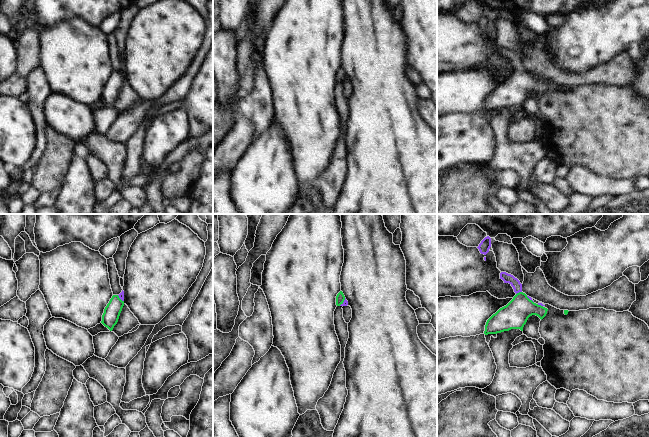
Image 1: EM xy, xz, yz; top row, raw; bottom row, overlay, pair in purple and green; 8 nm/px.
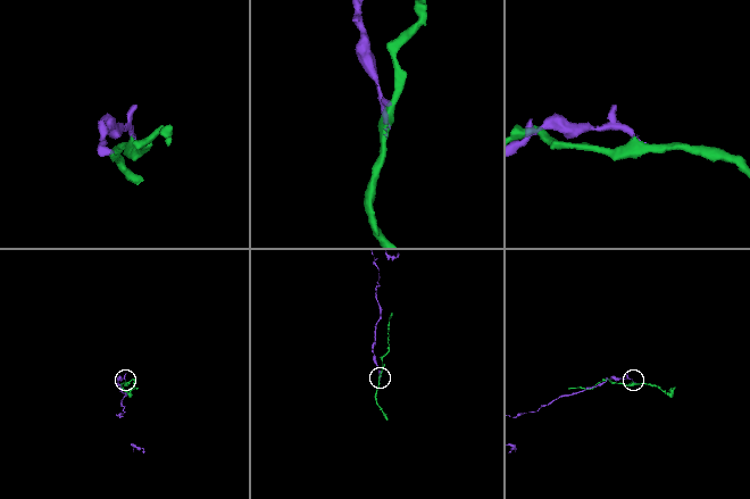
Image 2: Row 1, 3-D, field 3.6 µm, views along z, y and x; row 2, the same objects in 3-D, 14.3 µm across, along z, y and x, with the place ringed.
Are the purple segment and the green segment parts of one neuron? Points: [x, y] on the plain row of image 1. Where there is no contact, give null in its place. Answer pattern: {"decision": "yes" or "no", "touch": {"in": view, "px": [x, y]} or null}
{"decision": "yes", "touch": {"in": "yz", "px": [518, 68]}}

